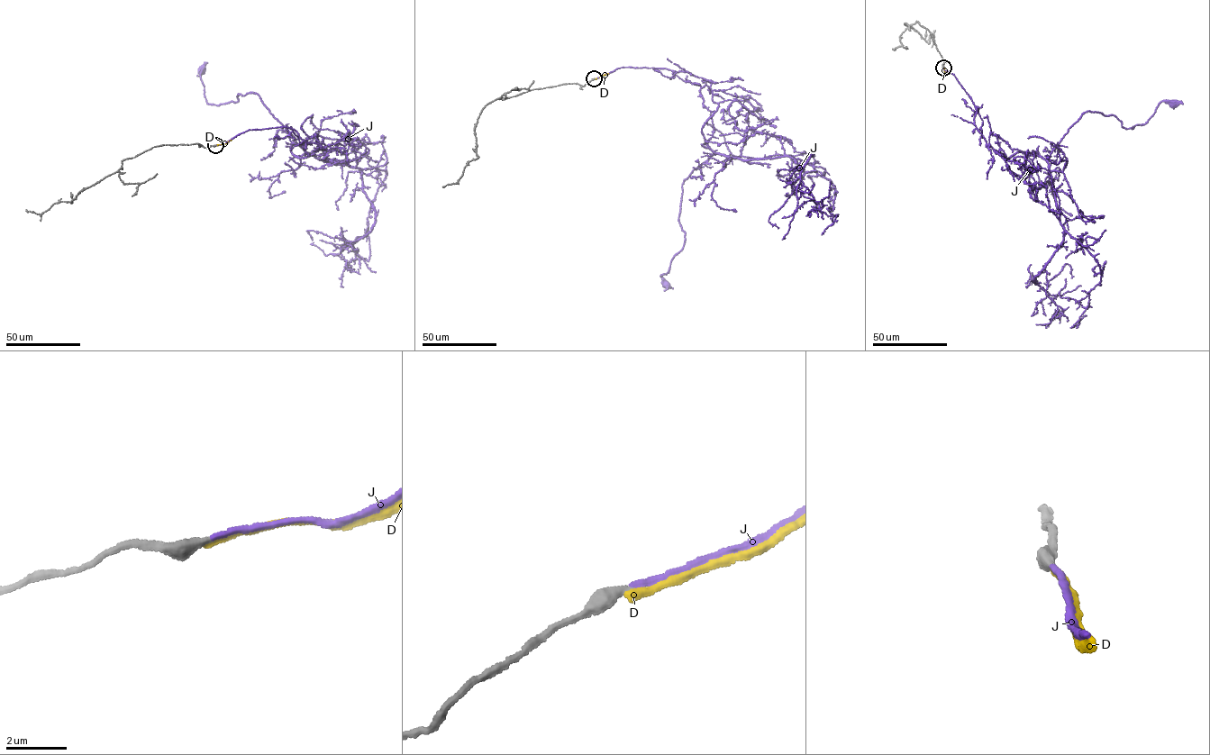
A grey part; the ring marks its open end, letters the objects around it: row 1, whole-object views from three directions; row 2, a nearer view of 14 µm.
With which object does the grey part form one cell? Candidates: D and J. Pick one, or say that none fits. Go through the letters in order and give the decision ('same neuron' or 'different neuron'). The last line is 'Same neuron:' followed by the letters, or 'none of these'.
D: different neuron
J: same neuron
Same neuron: J

